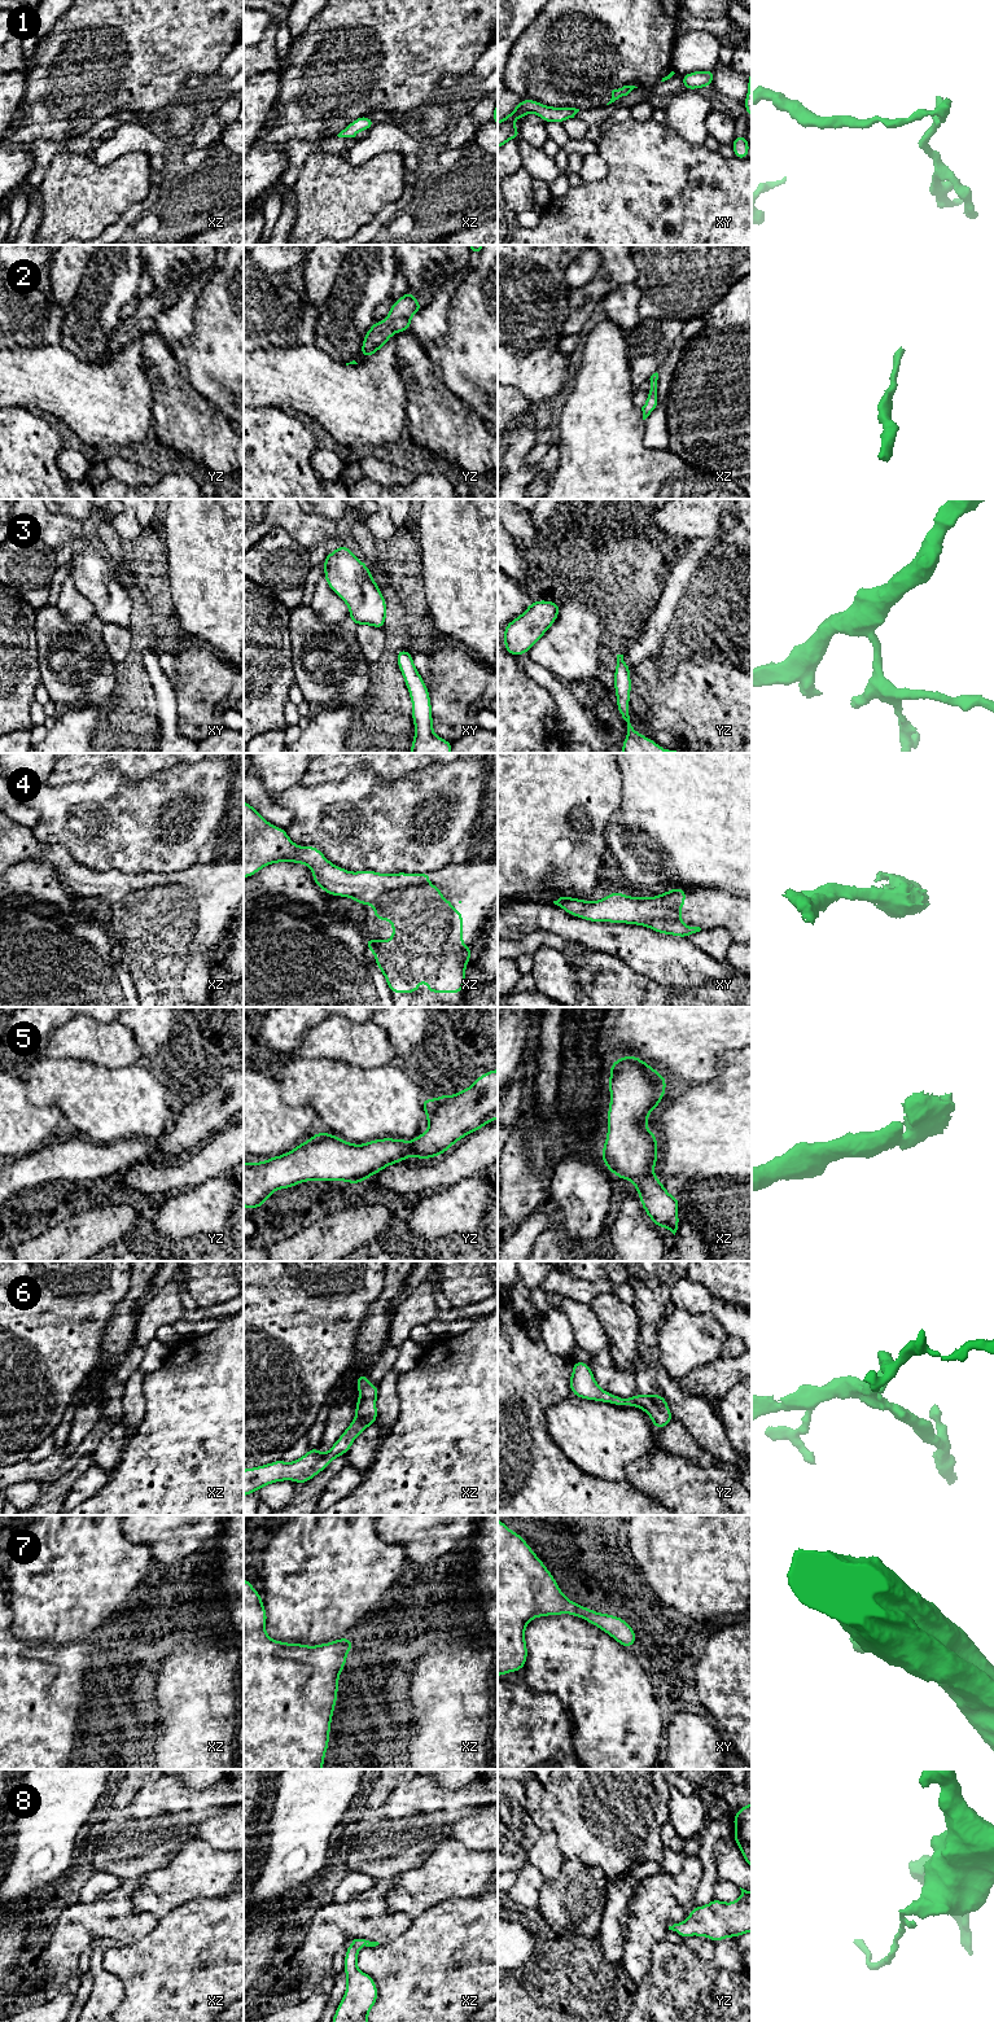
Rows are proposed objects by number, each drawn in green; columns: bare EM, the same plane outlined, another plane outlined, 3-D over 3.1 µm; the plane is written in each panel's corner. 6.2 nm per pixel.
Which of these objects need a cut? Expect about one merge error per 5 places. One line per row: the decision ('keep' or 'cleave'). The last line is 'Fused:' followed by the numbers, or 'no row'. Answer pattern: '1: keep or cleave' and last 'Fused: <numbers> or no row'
1: keep
2: keep
3: keep
4: keep
5: keep
6: keep
7: keep
8: keep
Fused: no row

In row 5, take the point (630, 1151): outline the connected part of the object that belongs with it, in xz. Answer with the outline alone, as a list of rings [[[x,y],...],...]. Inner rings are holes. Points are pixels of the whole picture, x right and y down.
[[[632,1055],[610,1063],[609,1078],[609,1126],[601,1159],[613,1174],[635,1183],[652,1222],[675,1235],[680,1199],[671,1196],[652,1174],[657,1163],[657,1138],[645,1128],[651,1111],[665,1095],[666,1078]]]

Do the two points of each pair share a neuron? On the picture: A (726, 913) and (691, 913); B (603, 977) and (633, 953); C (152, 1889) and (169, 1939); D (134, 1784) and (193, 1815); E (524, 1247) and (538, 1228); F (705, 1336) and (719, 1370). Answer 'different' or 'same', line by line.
A: same
B: different
C: different
D: different
E: same
F: different

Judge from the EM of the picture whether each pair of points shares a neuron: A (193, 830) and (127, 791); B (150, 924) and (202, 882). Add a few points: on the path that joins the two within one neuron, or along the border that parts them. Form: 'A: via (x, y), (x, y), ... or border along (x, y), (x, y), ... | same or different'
A: via (176, 819), (156, 819), (144, 808) | same
B: via (163, 920), (189, 894) | same

